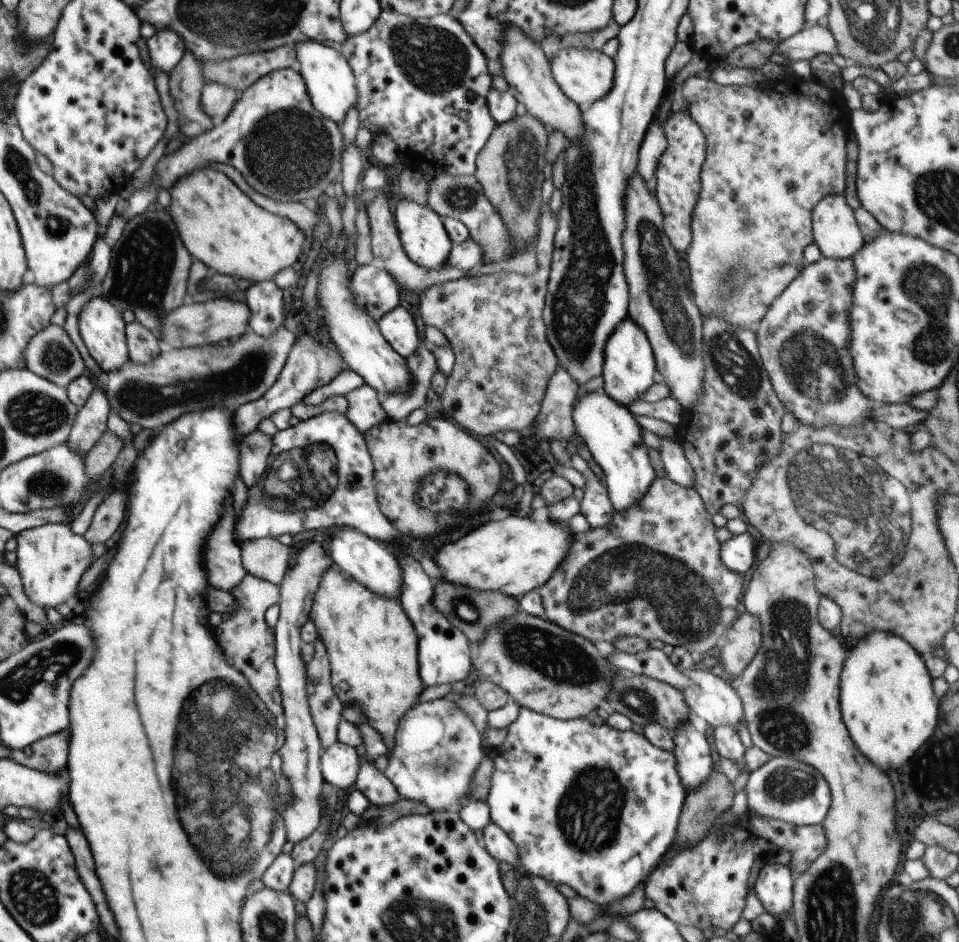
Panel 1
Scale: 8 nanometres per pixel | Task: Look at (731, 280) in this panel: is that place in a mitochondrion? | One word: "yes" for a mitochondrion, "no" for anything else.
yes

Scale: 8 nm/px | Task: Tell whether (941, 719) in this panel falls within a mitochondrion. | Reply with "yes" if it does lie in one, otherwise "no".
no

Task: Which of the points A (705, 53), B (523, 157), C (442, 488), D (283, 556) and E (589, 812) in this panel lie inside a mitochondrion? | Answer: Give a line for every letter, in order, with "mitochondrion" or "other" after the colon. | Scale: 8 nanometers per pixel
A: other
B: mitochondrion
C: mitochondrion
D: other
E: mitochondrion

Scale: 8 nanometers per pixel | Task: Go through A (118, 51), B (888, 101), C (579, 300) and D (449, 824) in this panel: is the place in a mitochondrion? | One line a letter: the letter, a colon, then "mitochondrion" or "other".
A: other
B: other
C: mitochondrion
D: other

